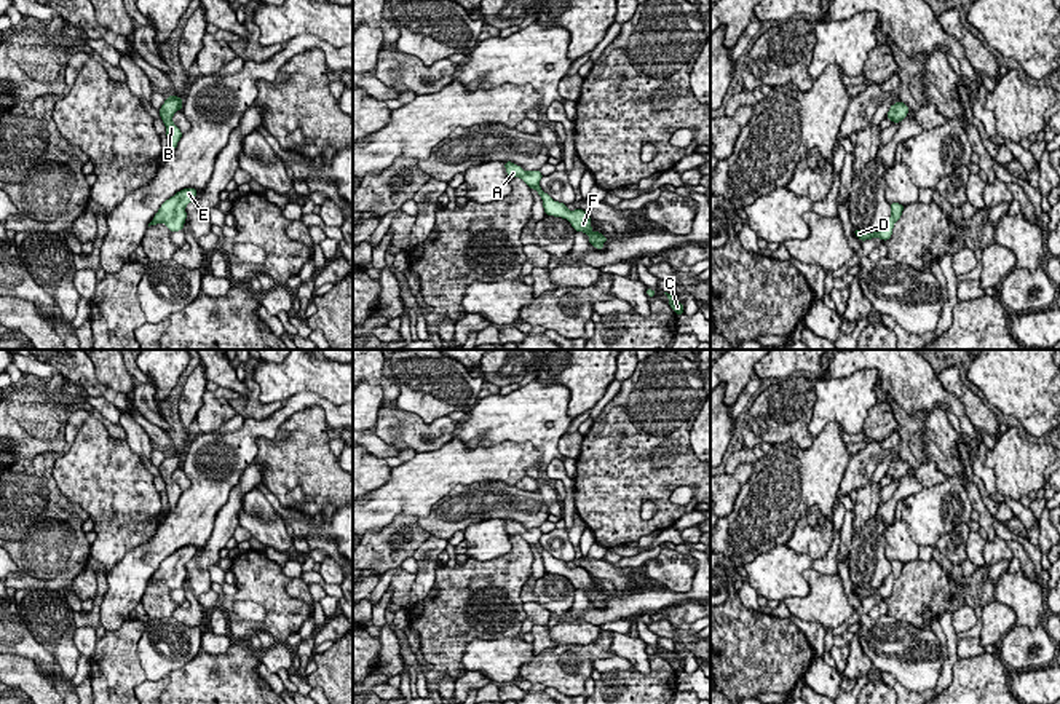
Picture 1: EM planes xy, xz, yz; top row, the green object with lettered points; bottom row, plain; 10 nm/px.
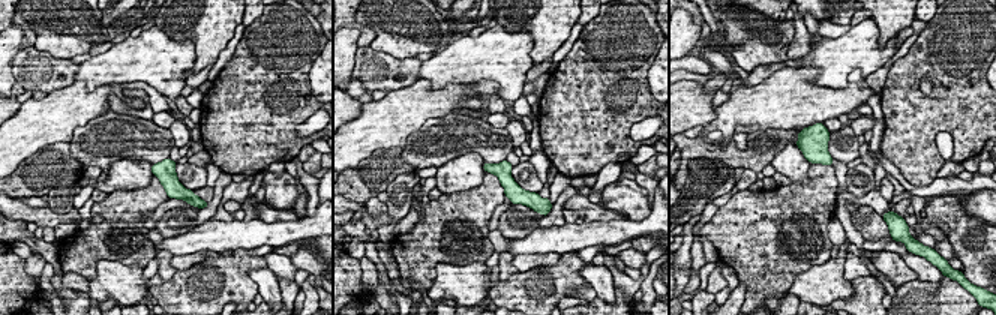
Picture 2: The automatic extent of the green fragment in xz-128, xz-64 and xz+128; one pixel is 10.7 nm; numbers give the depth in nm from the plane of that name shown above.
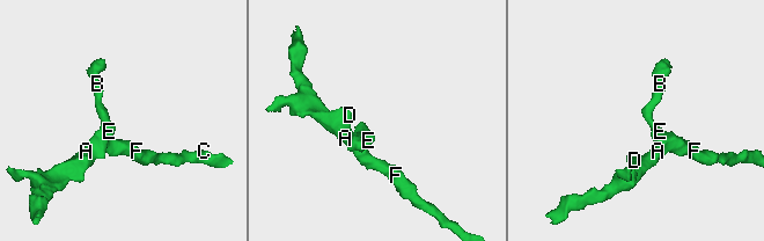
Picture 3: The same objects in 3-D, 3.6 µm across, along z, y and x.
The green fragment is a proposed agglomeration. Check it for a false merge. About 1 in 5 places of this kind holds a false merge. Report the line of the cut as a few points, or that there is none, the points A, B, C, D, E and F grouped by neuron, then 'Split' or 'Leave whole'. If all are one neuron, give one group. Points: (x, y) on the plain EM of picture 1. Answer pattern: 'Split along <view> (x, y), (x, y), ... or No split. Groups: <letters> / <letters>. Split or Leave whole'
No split. Groups: A B C D E F. Leave whole

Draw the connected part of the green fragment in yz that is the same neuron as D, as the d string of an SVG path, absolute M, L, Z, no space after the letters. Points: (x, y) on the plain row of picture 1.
M891 560L891 575L883 581L883 584L878 589L868 591L868 589L854 586L854 592L860 599L872 597L872 595L880 595L883 599L888 599L892 592L894 581L902 573L904 565L905 565L904 562Z

